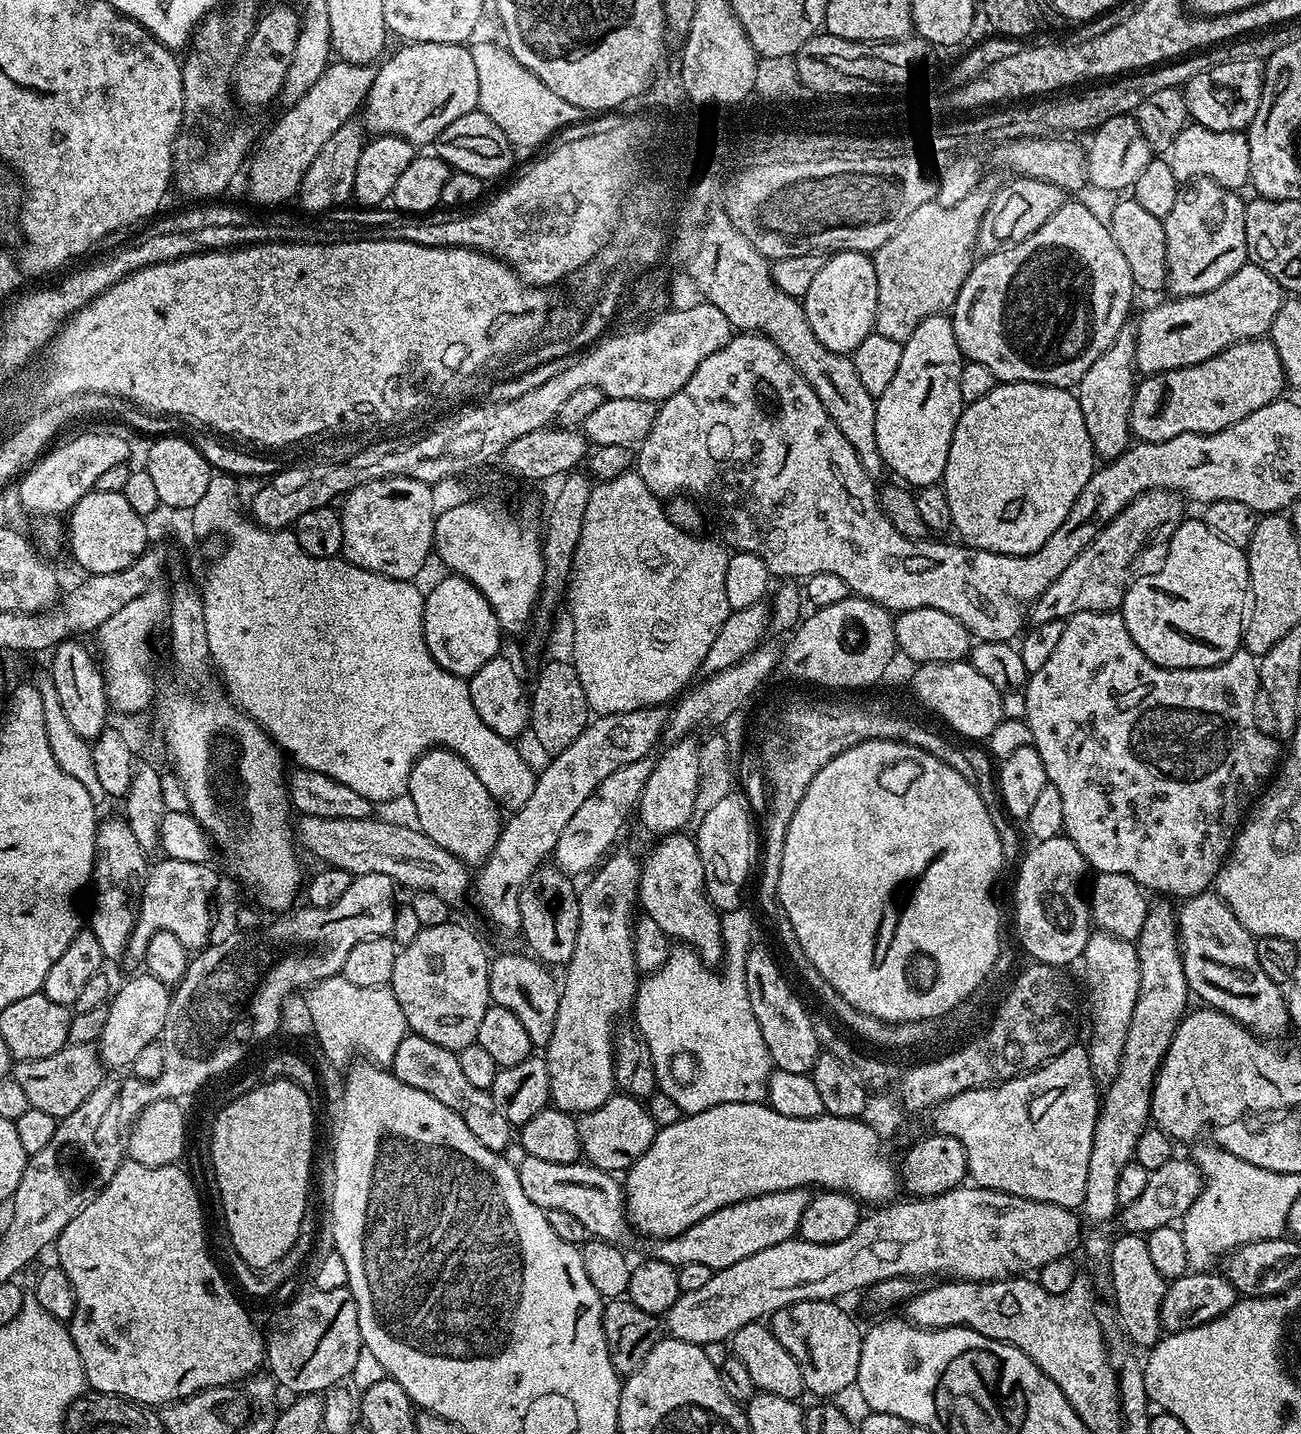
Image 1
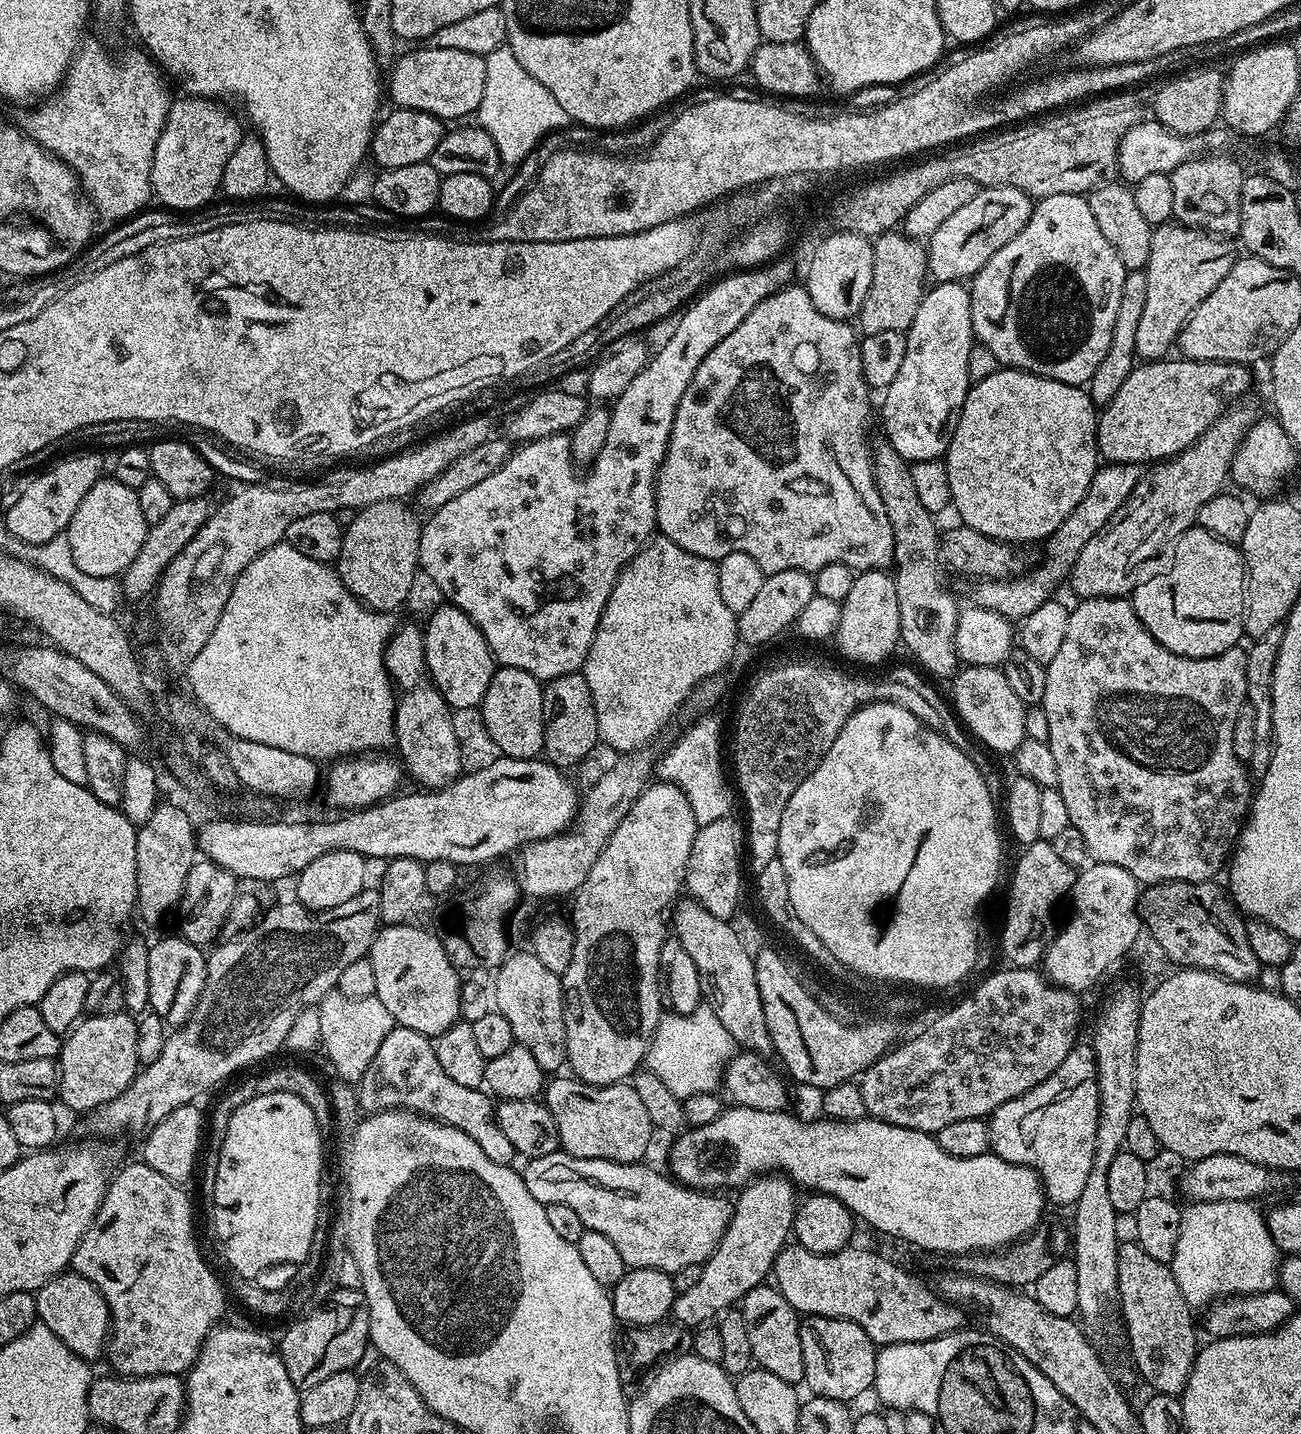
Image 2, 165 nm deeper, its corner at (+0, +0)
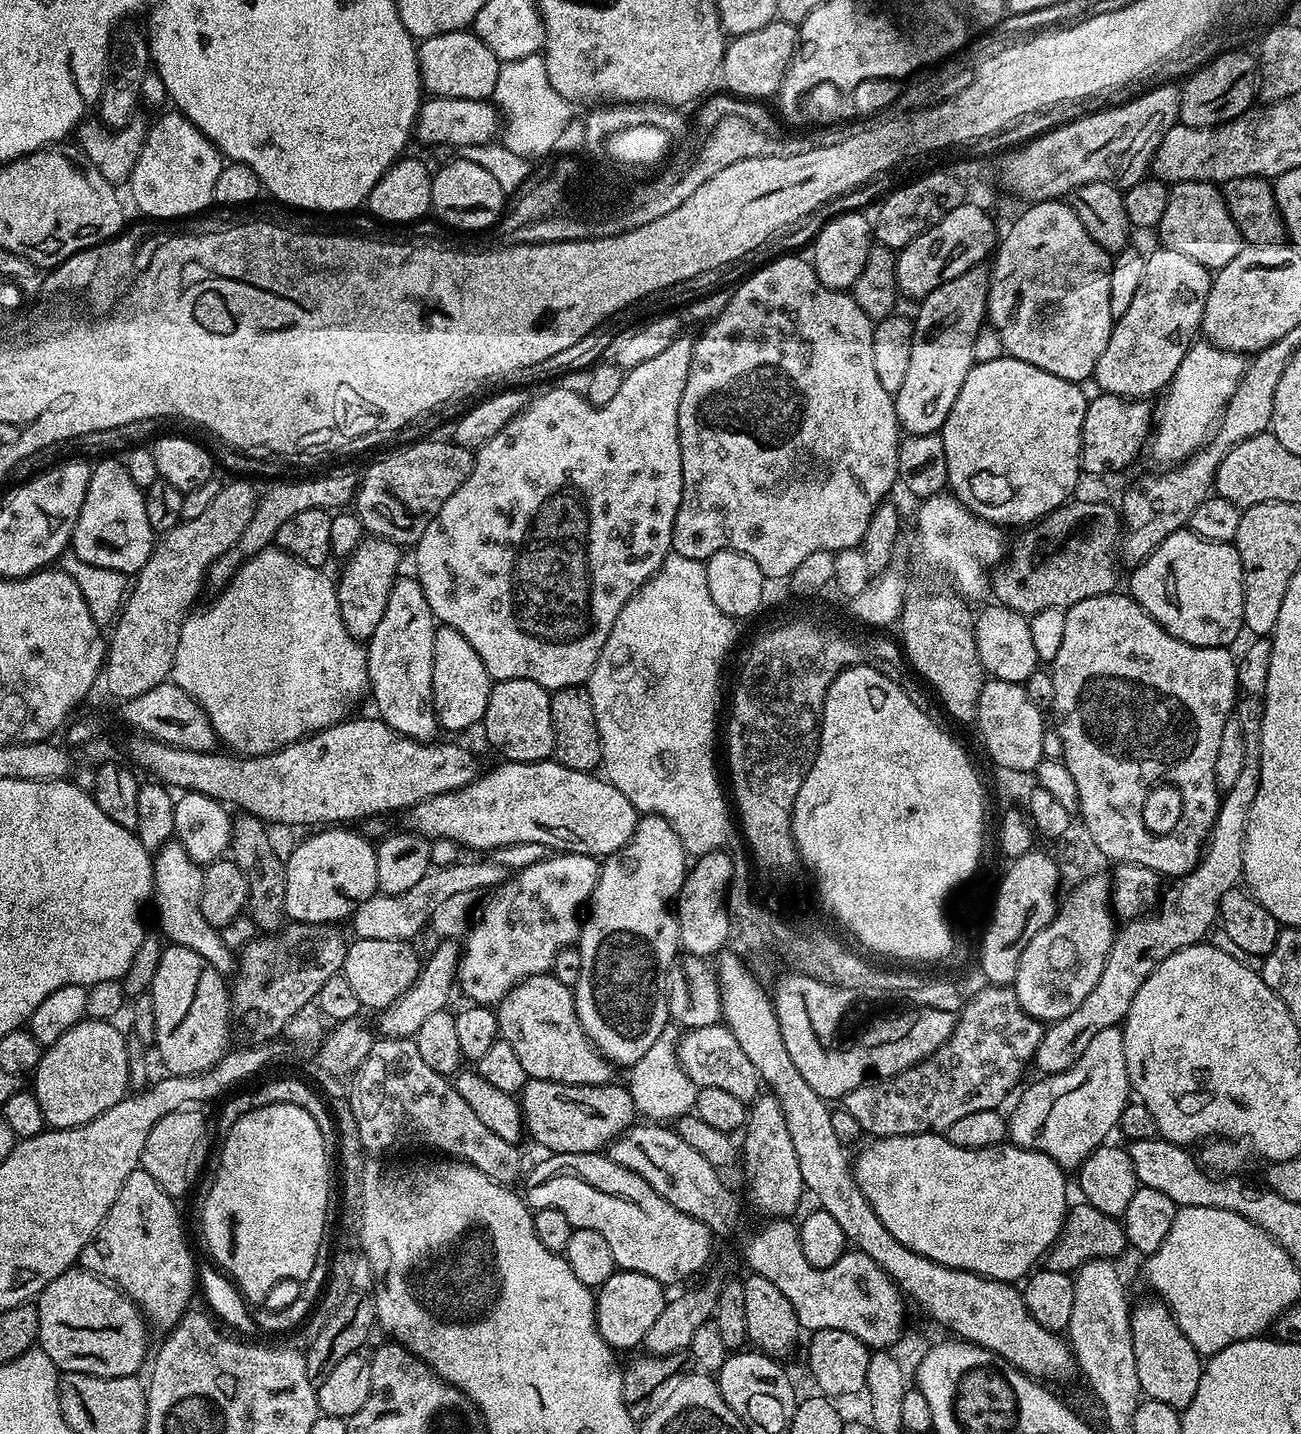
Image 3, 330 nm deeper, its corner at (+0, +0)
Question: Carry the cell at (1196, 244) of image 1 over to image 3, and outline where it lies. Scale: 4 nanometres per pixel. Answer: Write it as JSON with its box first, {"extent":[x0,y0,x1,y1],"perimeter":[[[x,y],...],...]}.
{"extent":[1094,246,1213,401],"perimeter":[[[1156,246],[1152,253],[1147,253],[1144,286],[1138,290],[1138,294],[1134,294],[1126,314],[1119,316],[1113,323],[1110,342],[1106,342],[1106,350],[1102,350],[1102,358],[1098,358],[1096,363],[1094,381],[1101,393],[1125,400],[1147,401],[1152,398],[1148,396],[1155,392],[1163,393],[1167,389],[1178,366],[1182,366],[1182,358],[1186,358],[1201,335],[1200,323],[1206,310],[1206,298],[1212,289],[1212,277],[1213,273],[1209,269],[1169,248]]]}

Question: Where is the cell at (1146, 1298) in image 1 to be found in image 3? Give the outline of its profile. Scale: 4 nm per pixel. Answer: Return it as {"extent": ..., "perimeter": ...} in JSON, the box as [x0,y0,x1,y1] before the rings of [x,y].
{"extent":[1131,1298,1202,1410],"perimeter":[[[1159,1298],[1144,1300],[1131,1309],[1132,1341],[1134,1342],[1134,1366],[1138,1370],[1141,1393],[1147,1399],[1166,1402],[1166,1406],[1183,1410],[1194,1402],[1198,1390],[1198,1378],[1202,1357],[1194,1350],[1190,1338],[1182,1334],[1172,1311]]]}

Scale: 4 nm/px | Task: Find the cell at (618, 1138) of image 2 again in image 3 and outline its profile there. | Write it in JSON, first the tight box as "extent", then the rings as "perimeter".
{"extent":[518,1079,638,1154],"perimeter":[[[529,1079],[523,1092],[518,1096],[520,1110],[524,1113],[524,1127],[527,1135],[533,1136],[549,1153],[582,1154],[583,1152],[600,1152],[607,1149],[612,1141],[631,1128],[638,1113],[623,1083],[595,1084],[594,1086],[574,1086],[562,1082]]]}

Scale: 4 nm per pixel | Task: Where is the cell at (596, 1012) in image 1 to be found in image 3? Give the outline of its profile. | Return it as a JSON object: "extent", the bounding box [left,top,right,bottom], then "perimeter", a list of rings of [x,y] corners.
{"extent":[574,815,686,1066],"perimeter":[[[641,815],[626,847],[601,863],[600,877],[586,905],[578,941],[582,974],[574,986],[576,1013],[584,1033],[613,1066],[636,1064],[669,1027],[668,971],[673,971],[678,960],[676,952],[681,951],[680,931],[670,905],[684,884],[684,860],[686,853],[678,834],[674,834],[674,826],[661,816]]]}

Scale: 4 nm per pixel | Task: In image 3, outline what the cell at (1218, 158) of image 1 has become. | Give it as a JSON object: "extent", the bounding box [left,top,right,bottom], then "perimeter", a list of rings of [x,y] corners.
{"extent":[1158,180,1246,270],"perimeter":[[[1180,180],[1168,189],[1168,201],[1166,210],[1162,213],[1162,222],[1158,226],[1160,232],[1159,243],[1165,248],[1184,254],[1186,258],[1192,258],[1204,268],[1219,270],[1225,268],[1246,246],[1246,241],[1241,236],[1234,218],[1230,218],[1230,210],[1224,201],[1223,191],[1215,183],[1206,180]]]}

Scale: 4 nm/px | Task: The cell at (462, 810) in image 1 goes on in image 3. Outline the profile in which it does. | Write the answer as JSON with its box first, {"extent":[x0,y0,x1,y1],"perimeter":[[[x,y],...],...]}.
{"extent":[366,574,438,741],"perimeter":[[[404,574],[396,579],[382,614],[382,622],[374,629],[372,637],[366,641],[368,650],[368,687],[370,700],[376,703],[379,719],[390,725],[398,734],[412,740],[431,741],[438,732],[436,711],[432,705],[432,683],[434,682],[434,634],[438,621],[426,602],[426,594],[420,588],[420,581]]]}

